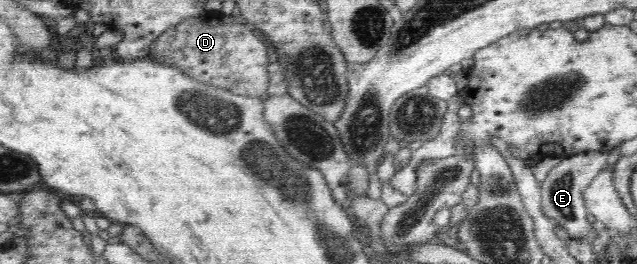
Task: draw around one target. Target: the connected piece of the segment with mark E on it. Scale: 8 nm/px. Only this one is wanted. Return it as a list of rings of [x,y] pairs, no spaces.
[[[587,150],[584,153],[577,153],[572,157],[564,158],[558,165],[553,167],[546,179],[540,183],[541,187],[541,209],[543,214],[552,221],[557,221],[570,233],[572,239],[586,240],[592,245],[597,238],[598,232],[590,221],[587,221],[589,212],[585,207],[583,199],[584,191],[592,184],[604,168],[607,167],[608,152],[597,152]]]

